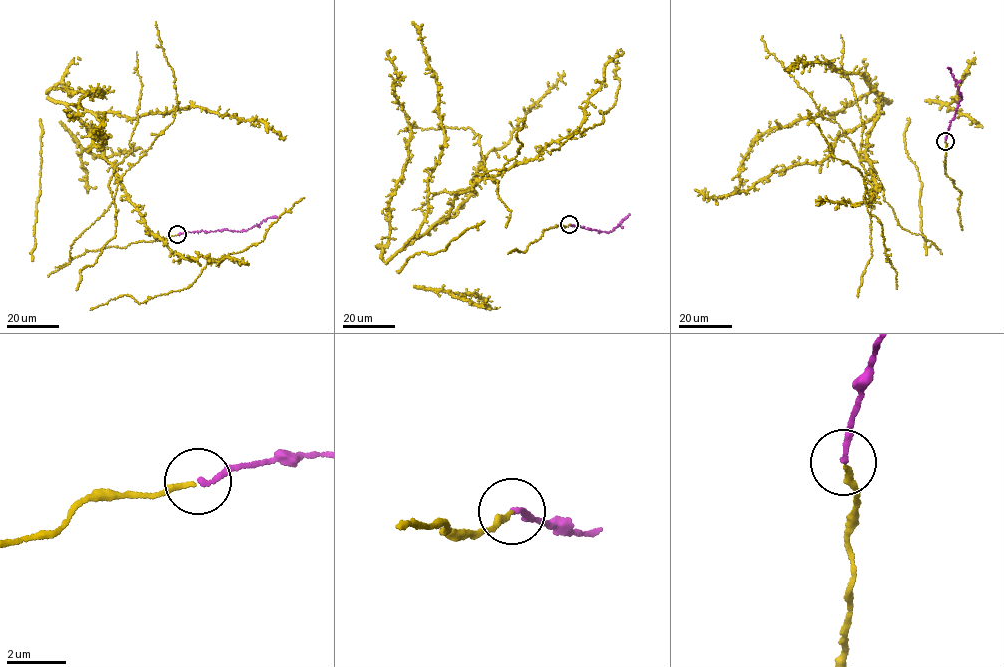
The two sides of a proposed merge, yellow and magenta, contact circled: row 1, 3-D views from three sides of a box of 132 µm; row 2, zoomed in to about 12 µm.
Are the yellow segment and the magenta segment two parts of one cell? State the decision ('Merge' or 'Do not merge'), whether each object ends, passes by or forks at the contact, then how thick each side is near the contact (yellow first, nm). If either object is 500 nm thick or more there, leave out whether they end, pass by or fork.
Merge. At the ring yellow ends. At the ring magenta ends. Thickness 180 nm (yellow) against 160 nm

